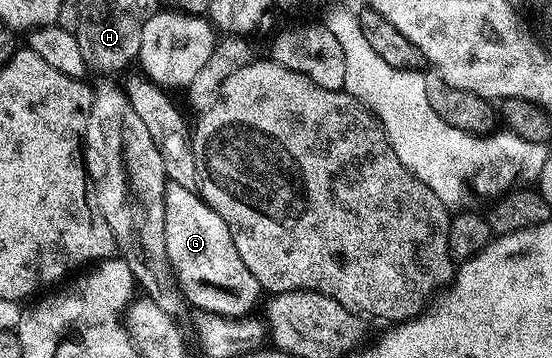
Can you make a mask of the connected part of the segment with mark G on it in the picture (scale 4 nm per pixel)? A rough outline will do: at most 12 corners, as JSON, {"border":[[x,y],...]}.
{"border":[[167,183],[164,233],[191,309],[249,317],[263,299],[224,218]]}

